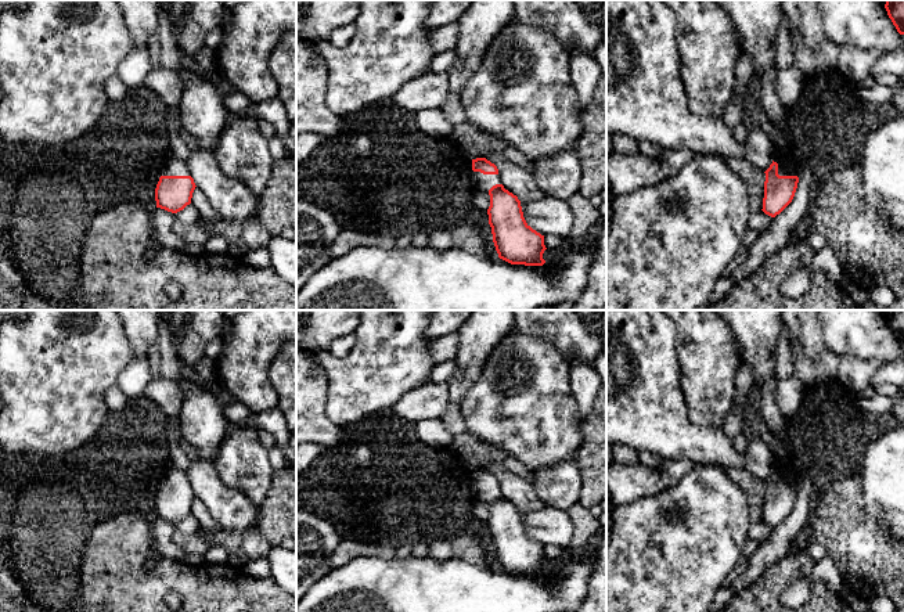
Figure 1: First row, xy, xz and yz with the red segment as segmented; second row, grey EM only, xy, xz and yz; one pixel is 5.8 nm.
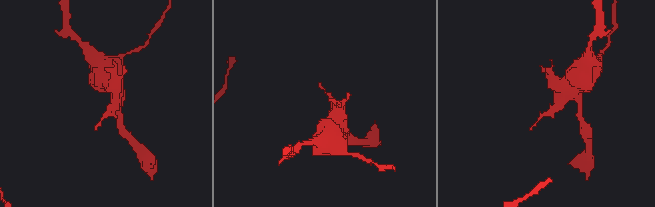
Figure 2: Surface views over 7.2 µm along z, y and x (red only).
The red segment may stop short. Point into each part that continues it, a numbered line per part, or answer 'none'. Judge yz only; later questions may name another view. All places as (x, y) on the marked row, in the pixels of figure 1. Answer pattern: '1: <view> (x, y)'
1: yz (784, 168)

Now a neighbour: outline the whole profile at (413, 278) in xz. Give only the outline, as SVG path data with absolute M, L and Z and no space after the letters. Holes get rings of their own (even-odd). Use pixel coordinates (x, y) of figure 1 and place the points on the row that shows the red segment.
M597 242L543 266L511 264L458 248L357 246L331 259L296 294L296 310L536 310L576 303L587 288Z

